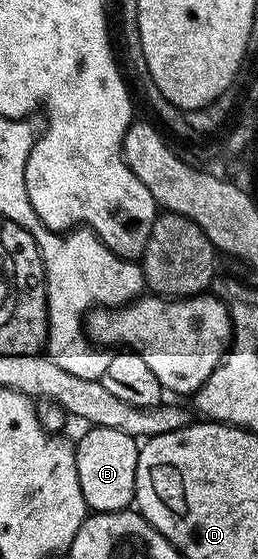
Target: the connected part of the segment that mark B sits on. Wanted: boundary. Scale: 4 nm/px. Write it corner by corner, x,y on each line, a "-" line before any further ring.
90,427
82,438
77,438
74,454
76,455
76,475
80,475
80,491
84,491
87,506
95,513
111,513
131,508
136,487
136,463
138,462
139,442
124,431
112,431
112,427

